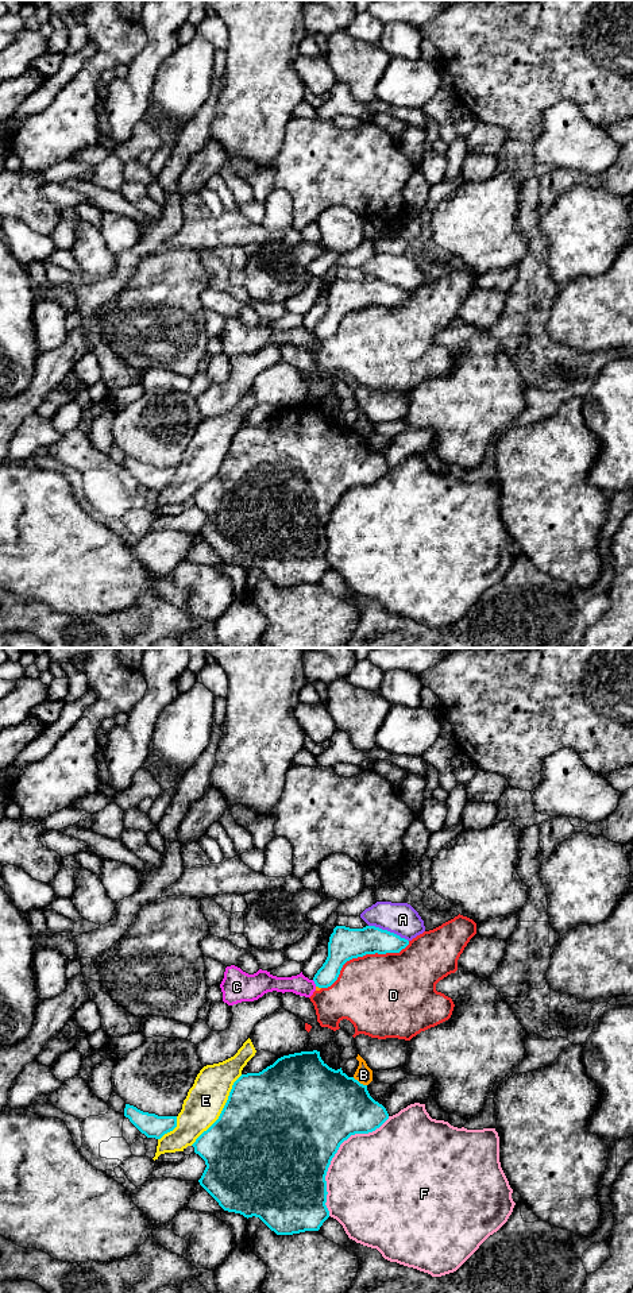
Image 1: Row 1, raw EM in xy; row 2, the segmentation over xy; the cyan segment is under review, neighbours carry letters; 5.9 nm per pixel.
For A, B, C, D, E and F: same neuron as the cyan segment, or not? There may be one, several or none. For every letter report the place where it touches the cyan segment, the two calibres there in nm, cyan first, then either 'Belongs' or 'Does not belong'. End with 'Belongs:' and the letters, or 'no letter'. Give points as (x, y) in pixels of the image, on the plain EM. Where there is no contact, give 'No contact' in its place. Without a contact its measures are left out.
A: Touches cyan at xy (389, 284). Thickness 180 nm (cyan) against 190 nm. Does not belong
B: Touches cyan at xy (358, 433). Thickness 460 nm (cyan) against 100 nm. Does not belong
C: Touches cyan at xy (315, 335). Thickness 150 nm (cyan) against 120 nm. Does not belong
D: Touches cyan at xy (362, 308). Thickness 190 nm (cyan) against 480 nm. Does not belong
E: Touches cyan at xy (223, 462). Thickness 500 nm (cyan) against 220 nm. Does not belong
F: Touches cyan at xy (334, 508). Thickness 500 nm (cyan) against 500 nm. Does not belong
Belongs: no letter

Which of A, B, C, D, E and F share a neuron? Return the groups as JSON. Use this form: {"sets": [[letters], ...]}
{"sets": [["A"], ["B", "C"], ["D"], ["E"], ["F"]]}

